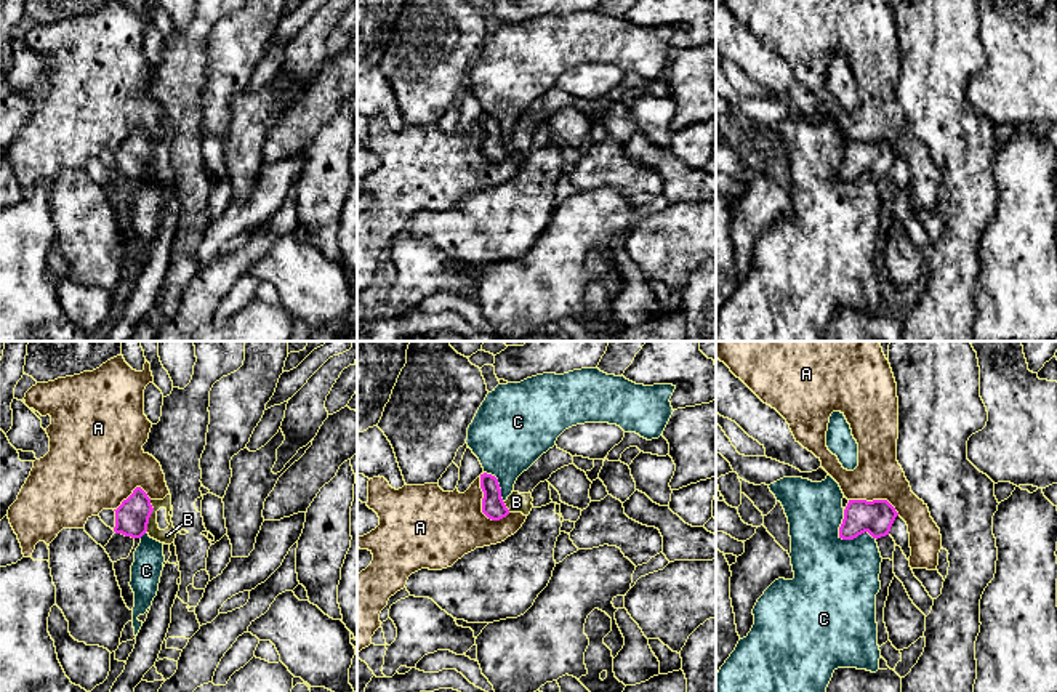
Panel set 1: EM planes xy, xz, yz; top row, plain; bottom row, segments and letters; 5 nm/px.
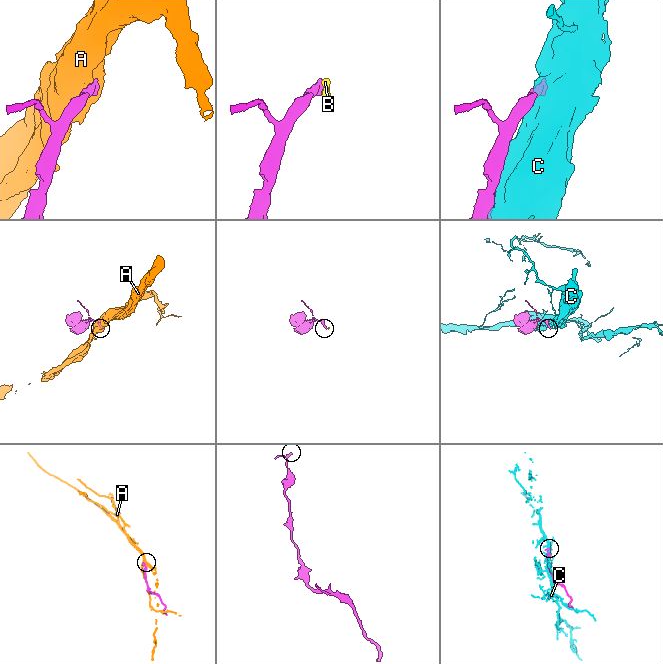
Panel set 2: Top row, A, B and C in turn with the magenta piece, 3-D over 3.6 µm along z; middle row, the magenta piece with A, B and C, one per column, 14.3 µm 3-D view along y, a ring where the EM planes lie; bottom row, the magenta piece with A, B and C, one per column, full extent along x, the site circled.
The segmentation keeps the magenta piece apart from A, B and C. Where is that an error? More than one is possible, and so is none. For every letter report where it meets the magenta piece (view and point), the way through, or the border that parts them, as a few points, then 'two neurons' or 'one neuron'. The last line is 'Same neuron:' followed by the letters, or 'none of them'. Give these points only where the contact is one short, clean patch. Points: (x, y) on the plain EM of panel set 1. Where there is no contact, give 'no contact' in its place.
A: meets magenta in xz at (482, 146); border along xz (479, 117), (482, 152), (492, 160), (505, 159); two neurons
B: meets magenta in xy at (149, 157); runs through xy (132, 159), (149, 157), (149, 165), (167, 177); one neuron
C: meets magenta in yz at (846, 180); two neurons
Same neuron: B

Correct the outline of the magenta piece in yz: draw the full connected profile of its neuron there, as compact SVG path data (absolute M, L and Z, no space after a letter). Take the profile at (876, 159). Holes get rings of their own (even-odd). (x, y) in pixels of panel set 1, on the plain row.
M849 141L839 168L839 179L854 181L868 173L873 179L889 176L898 154L887 141Z

